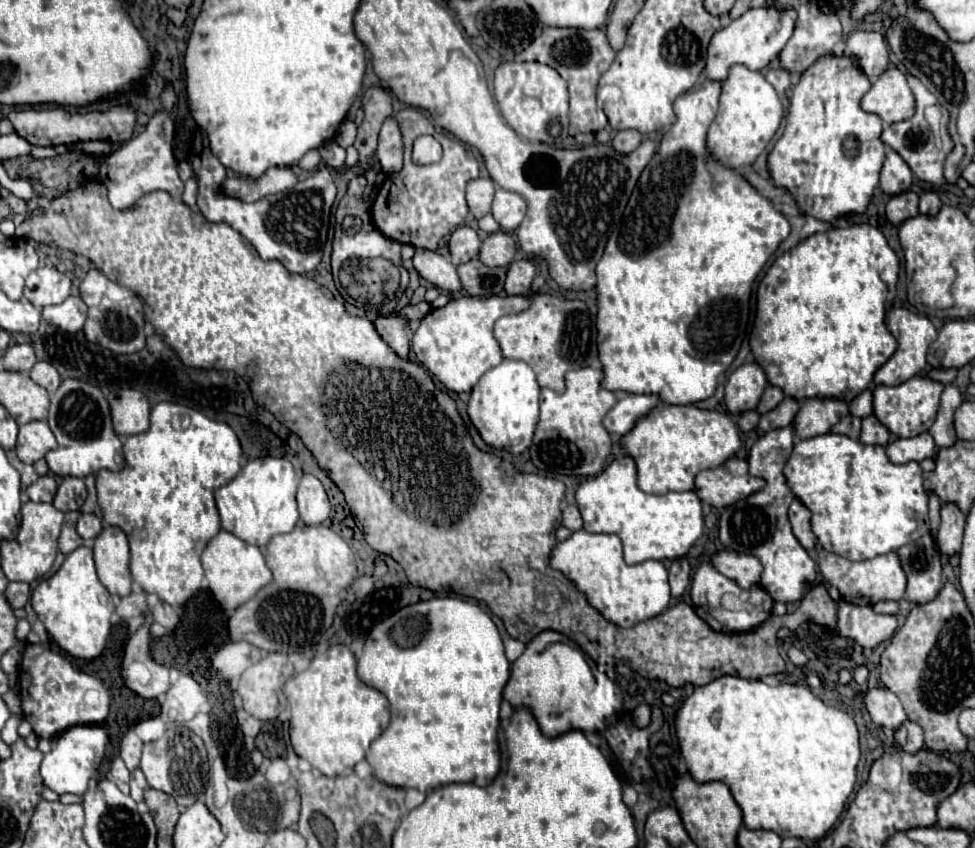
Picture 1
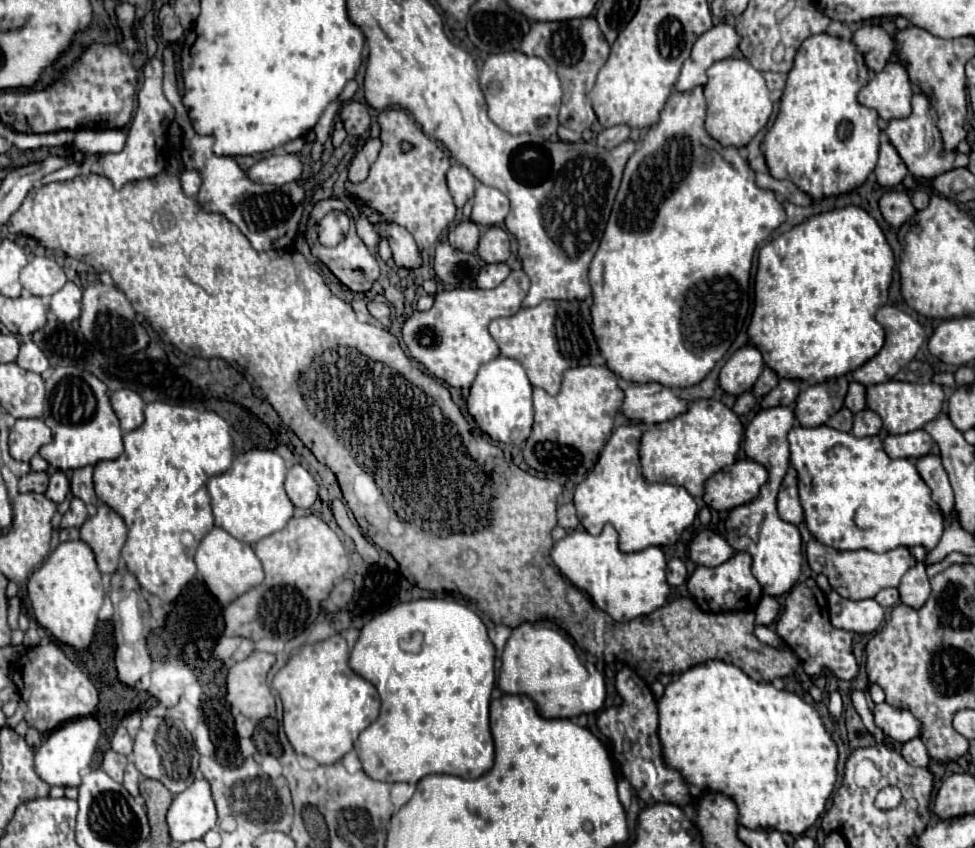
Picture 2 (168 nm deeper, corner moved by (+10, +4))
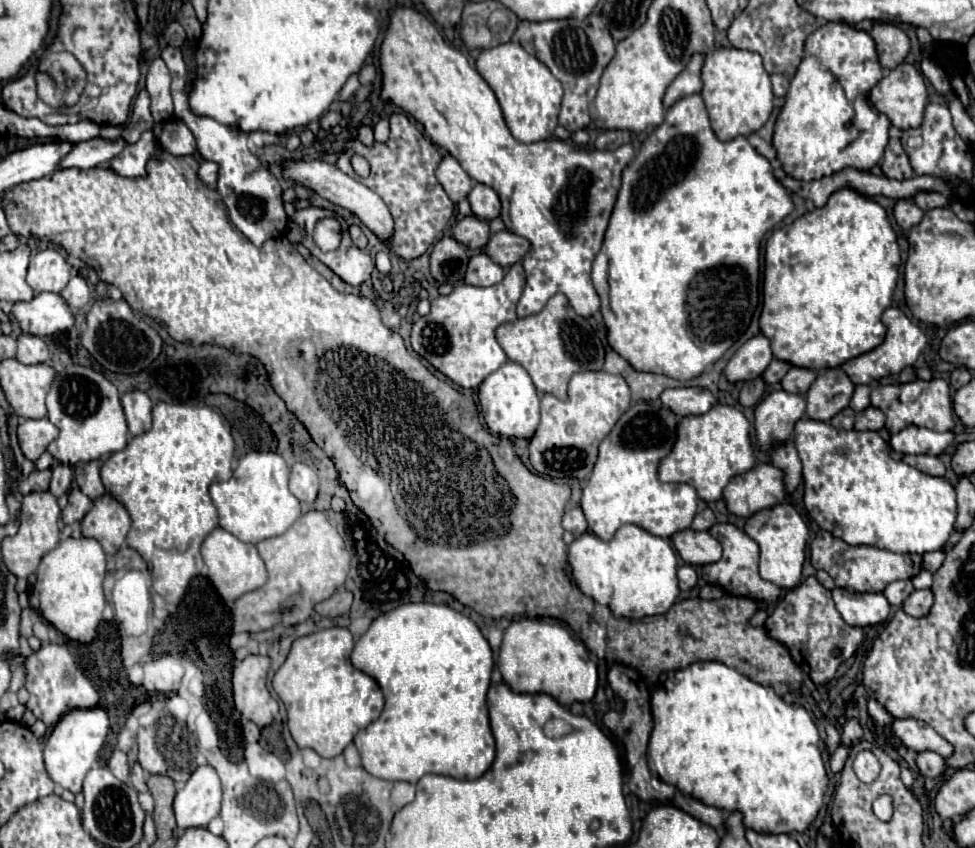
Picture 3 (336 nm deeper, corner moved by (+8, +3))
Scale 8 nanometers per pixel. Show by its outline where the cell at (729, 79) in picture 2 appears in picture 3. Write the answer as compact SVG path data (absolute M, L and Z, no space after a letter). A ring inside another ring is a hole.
M720 48L706 56L702 68L702 98L708 108L712 130L720 140L734 140L736 136L750 136L758 132L772 114L774 92L770 76L762 66L762 58L748 50Z

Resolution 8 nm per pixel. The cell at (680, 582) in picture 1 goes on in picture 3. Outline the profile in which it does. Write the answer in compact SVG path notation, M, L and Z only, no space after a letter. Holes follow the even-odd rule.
M686 564L686 566L678 568L678 580L680 580L680 590L690 590L696 584L698 574L696 574L696 570L692 566Z

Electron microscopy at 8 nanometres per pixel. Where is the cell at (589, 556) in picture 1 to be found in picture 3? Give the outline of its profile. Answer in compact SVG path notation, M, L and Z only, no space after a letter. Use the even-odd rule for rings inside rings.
M632 524L622 526L608 542L584 532L568 546L568 564L578 588L598 604L608 606L616 618L666 614L680 592L676 578L678 560L670 542Z

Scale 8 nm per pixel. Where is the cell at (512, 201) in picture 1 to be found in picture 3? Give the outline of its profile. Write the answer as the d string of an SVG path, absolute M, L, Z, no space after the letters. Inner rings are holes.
M476 184L472 188L472 192L468 194L468 202L472 206L472 212L474 216L490 222L494 218L500 216L500 210L502 210L502 204L500 204L500 198L498 194L486 186L486 184Z

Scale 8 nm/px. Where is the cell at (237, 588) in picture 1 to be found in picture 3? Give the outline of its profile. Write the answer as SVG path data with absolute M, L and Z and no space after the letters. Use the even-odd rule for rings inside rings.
M216 528L210 532L210 536L202 544L202 558L208 566L208 578L216 586L218 594L226 604L232 604L236 598L240 598L246 592L258 590L266 582L266 566L260 558L254 544L240 542L234 534L226 532L224 528Z

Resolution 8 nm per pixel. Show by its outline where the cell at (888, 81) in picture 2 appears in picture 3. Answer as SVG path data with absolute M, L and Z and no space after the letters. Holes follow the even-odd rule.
M898 64L894 70L886 72L886 76L870 90L870 102L874 104L874 108L882 114L888 116L888 120L900 128L916 128L922 124L922 114L924 114L924 106L926 106L926 84L922 74L912 66L912 64Z

